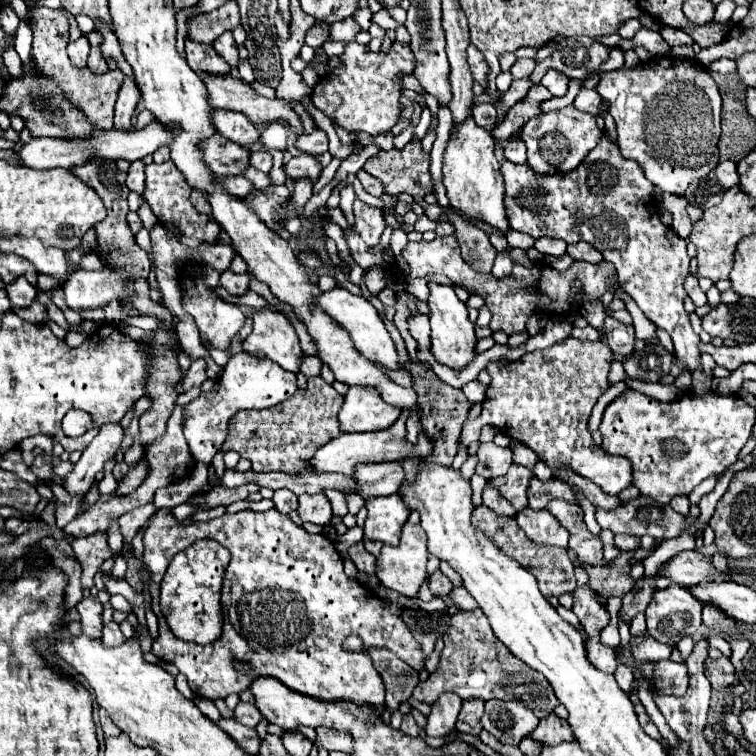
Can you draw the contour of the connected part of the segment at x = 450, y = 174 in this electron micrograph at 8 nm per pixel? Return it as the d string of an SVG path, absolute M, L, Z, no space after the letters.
M474 118L460 124L458 130L450 136L448 148L444 152L444 186L450 206L460 210L466 220L476 220L492 226L504 236L510 230L506 210L504 210L504 182L500 174L500 164L494 156L494 138L488 130L476 126Z

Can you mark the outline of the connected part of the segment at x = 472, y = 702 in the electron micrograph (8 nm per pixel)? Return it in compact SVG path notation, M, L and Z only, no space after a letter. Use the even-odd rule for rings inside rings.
M468 698L462 702L462 710L456 722L458 732L468 732L468 734L480 734L482 732L482 718L484 714L484 700L482 698Z

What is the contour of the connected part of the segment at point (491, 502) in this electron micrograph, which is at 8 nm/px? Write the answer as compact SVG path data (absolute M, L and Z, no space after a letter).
M492 486L484 488L484 506L488 506L498 516L514 516L516 514L516 510L512 510L512 506L508 506L508 502L504 502L496 494L496 490L492 490Z

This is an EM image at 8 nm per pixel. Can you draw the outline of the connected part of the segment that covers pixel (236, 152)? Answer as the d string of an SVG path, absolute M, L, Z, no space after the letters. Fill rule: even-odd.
M220 134L204 142L204 160L216 176L244 176L250 166L250 154L242 146L224 140Z

